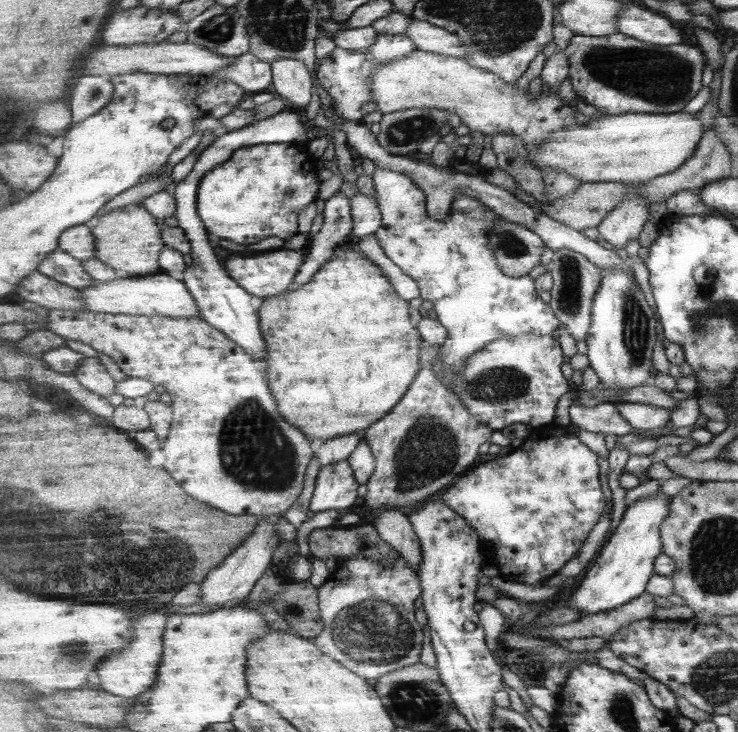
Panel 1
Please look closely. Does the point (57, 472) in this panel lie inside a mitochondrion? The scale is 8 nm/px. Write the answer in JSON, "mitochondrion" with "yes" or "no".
{"mitochondrion":"no"}

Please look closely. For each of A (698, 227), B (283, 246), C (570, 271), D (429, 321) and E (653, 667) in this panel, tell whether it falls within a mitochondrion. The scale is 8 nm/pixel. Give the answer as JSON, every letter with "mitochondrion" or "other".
{"A":"other","B":"other","C":"mitochondrion","D":"other","E":"other"}

